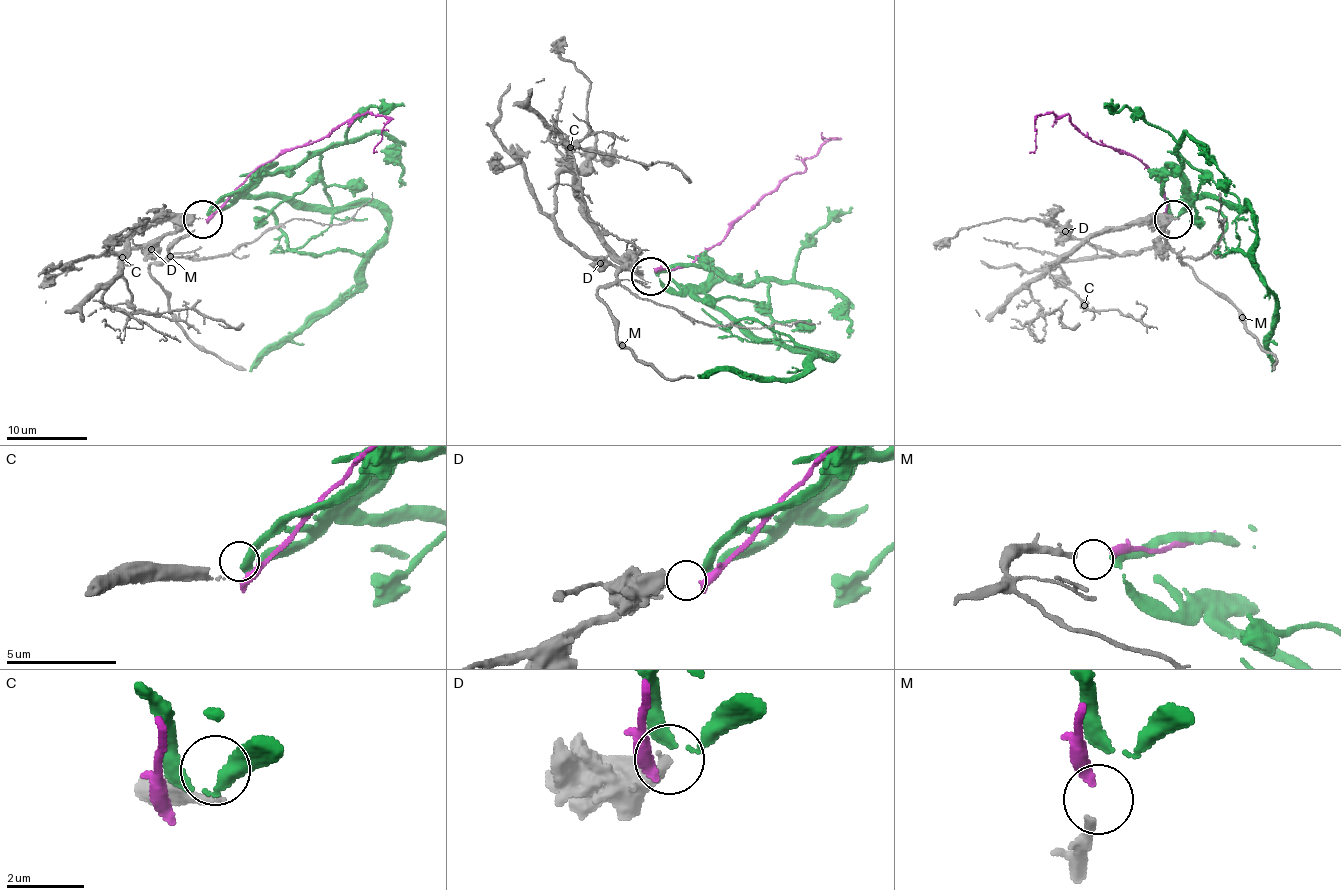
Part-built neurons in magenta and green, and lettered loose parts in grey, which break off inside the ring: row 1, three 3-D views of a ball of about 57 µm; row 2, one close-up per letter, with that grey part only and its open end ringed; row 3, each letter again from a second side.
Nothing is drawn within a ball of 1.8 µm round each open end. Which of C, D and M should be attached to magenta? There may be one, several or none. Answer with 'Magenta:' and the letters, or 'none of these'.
Magenta: M

